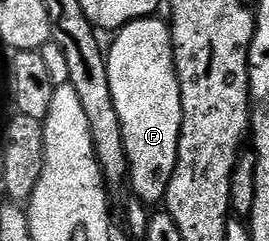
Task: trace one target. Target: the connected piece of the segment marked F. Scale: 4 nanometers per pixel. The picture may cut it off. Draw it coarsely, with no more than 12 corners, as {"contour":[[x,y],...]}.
{"contour":[[119,28],[106,52],[129,187],[162,204],[183,102],[171,28]]}

